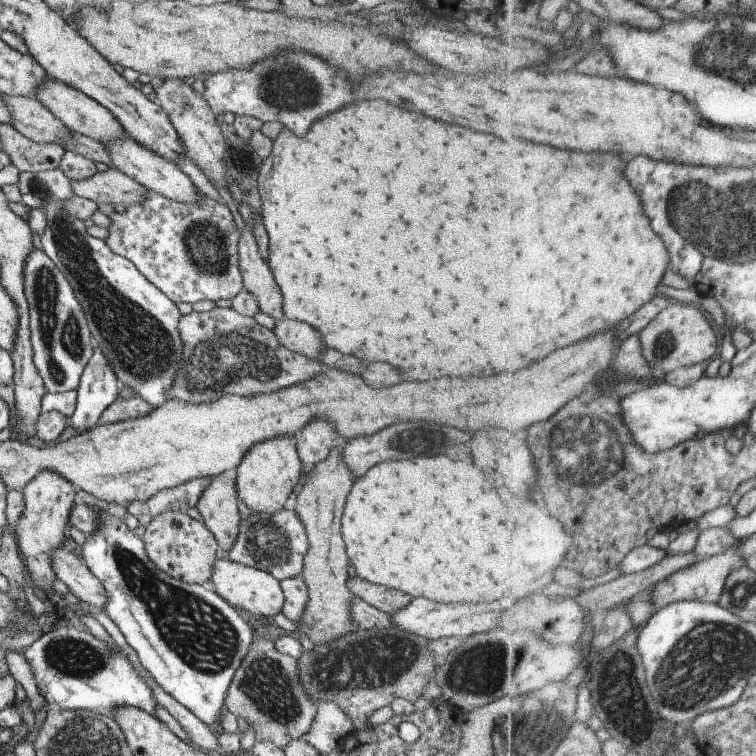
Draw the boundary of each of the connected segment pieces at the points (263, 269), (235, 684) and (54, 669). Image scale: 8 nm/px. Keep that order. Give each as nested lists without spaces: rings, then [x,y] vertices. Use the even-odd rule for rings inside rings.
[[[251,228],[241,229],[237,242],[237,261],[242,289],[255,298],[258,311],[274,320],[284,317],[279,288],[266,261],[258,252]]]
[[[262,635],[251,642],[241,665],[237,666],[225,692],[224,709],[251,728],[255,741],[271,740],[281,749],[291,740],[302,739],[316,714],[316,704],[299,682],[297,660],[277,652],[274,644]]]
[[[58,626],[57,628],[51,628],[51,630],[46,629],[42,635],[35,640],[35,642],[29,644],[29,646],[23,650],[23,654],[21,655],[25,660],[27,660],[27,664],[29,664],[29,668],[31,668],[31,673],[33,674],[34,683],[37,686],[39,695],[49,704],[49,706],[56,705],[60,710],[87,710],[91,712],[99,712],[100,714],[109,715],[110,717],[112,716],[111,712],[113,712],[113,710],[117,710],[117,708],[125,706],[125,708],[143,710],[146,714],[155,718],[155,706],[160,705],[157,704],[157,698],[153,698],[153,690],[149,690],[149,682],[145,682],[145,680],[137,674],[137,668],[135,668],[135,666],[131,666],[131,664],[129,664],[129,660],[125,660],[125,654],[121,652],[121,648],[119,648],[114,641],[110,646],[106,646],[103,641],[99,641],[92,636],[86,628],[78,630],[72,626]]]

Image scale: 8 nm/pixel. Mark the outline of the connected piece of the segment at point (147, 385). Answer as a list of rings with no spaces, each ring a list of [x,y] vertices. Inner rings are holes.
[[[60,169],[35,173],[20,172],[16,186],[21,194],[20,202],[29,209],[41,208],[47,218],[47,226],[40,237],[42,252],[69,282],[75,300],[85,312],[85,320],[87,320],[85,324],[89,328],[93,346],[101,350],[101,354],[105,356],[110,370],[113,370],[113,376],[117,378],[120,385],[129,386],[149,406],[160,406],[168,398],[167,390],[173,378],[177,376],[177,370],[181,368],[181,338],[177,332],[181,314],[177,306],[161,290],[157,290],[153,284],[147,282],[129,260],[113,254],[103,240],[89,236],[83,222],[69,216],[61,208],[61,200],[67,200],[74,194],[69,188],[70,181]]]

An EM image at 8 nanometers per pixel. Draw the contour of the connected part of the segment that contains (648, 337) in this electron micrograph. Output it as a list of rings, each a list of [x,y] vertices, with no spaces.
[[[671,301],[638,335],[643,356],[653,372],[673,372],[680,368],[692,367],[693,364],[713,358],[719,350],[719,338],[715,334],[715,328],[711,326],[709,318],[697,308],[697,303],[693,302]]]

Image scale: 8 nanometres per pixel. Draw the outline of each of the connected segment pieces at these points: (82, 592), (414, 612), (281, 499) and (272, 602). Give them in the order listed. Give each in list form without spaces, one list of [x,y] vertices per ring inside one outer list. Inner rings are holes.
[[[71,546],[53,548],[49,554],[49,566],[55,577],[64,583],[68,591],[75,598],[79,598],[81,603],[105,609],[105,590],[101,588],[97,578],[89,574],[85,563],[75,556]]]
[[[413,597],[413,600],[395,614],[389,615],[389,620],[394,628],[405,630],[409,634],[421,636],[424,640],[433,641],[443,636],[460,636],[462,638],[470,637],[475,632],[487,632],[491,628],[495,628],[497,622],[497,614],[499,614],[499,604],[491,602],[491,604],[437,604],[431,600],[425,600],[422,597]]]
[[[292,436],[269,438],[253,446],[235,468],[235,490],[238,501],[251,513],[272,517],[283,508],[286,500],[298,484],[303,465],[297,457],[295,440]]]
[[[221,554],[213,562],[213,574],[207,581],[207,586],[227,604],[241,612],[251,613],[257,618],[271,619],[282,608],[283,598],[279,581],[265,572],[230,562],[226,556]]]

